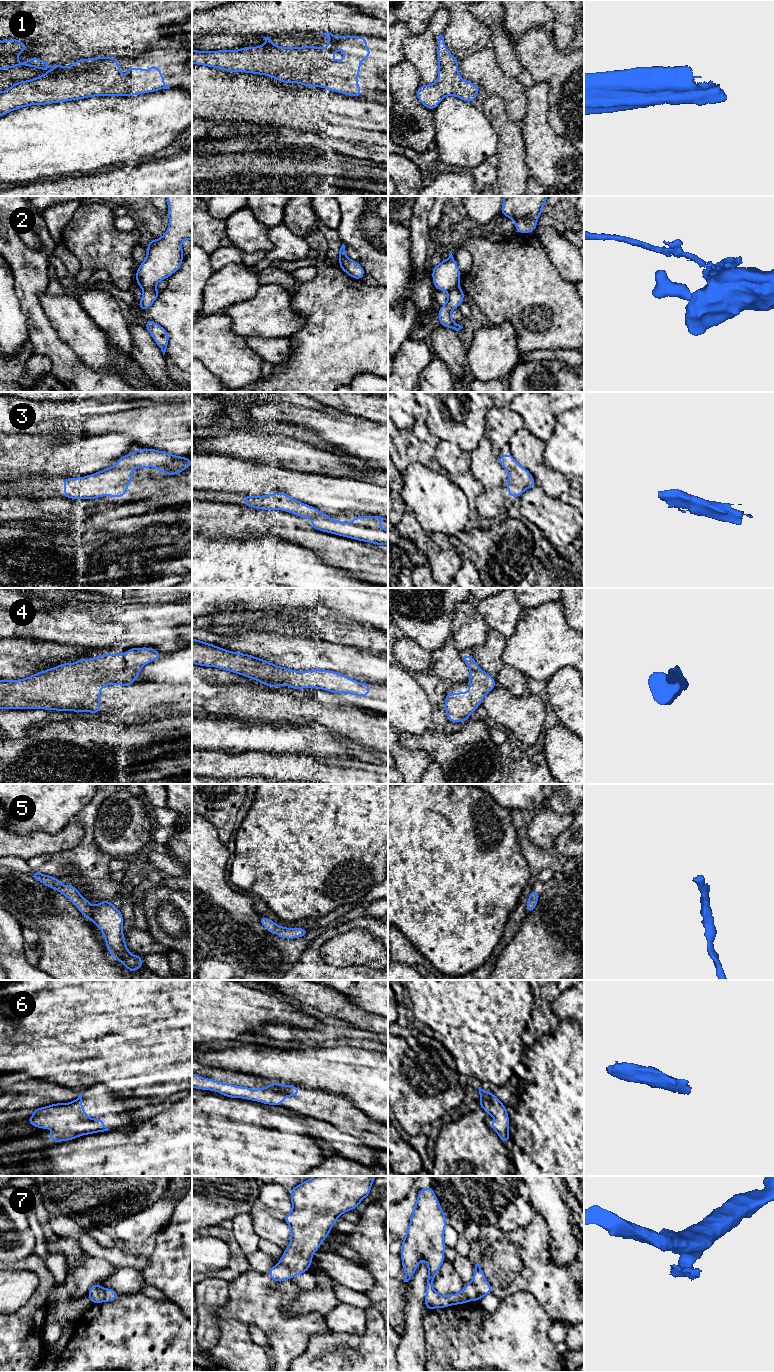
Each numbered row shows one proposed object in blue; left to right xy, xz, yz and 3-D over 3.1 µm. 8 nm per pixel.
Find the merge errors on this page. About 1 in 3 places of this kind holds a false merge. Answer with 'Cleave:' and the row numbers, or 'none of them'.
Cleave: 2

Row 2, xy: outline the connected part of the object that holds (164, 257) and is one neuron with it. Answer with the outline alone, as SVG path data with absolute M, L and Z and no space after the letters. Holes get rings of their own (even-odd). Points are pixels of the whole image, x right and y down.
M166 196L166 199L169 226L161 238L148 240L146 259L136 270L136 283L142 289L152 288L178 271L185 255L181 243L184 239L192 240L192 196Z

